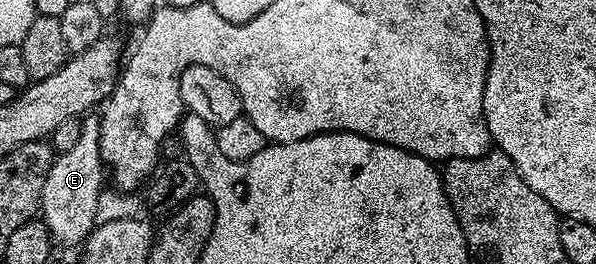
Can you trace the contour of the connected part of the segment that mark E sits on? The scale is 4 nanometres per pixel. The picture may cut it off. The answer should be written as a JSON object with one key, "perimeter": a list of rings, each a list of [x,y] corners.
{"perimeter":[[[86,116],[82,118],[76,144],[69,152],[55,157],[48,172],[48,180],[44,180],[40,218],[46,223],[55,243],[63,242],[66,246],[76,245],[75,247],[85,243],[96,225],[94,217],[98,211],[100,196],[104,193],[102,178],[104,182],[104,167],[100,156],[100,124],[97,117]]]}

